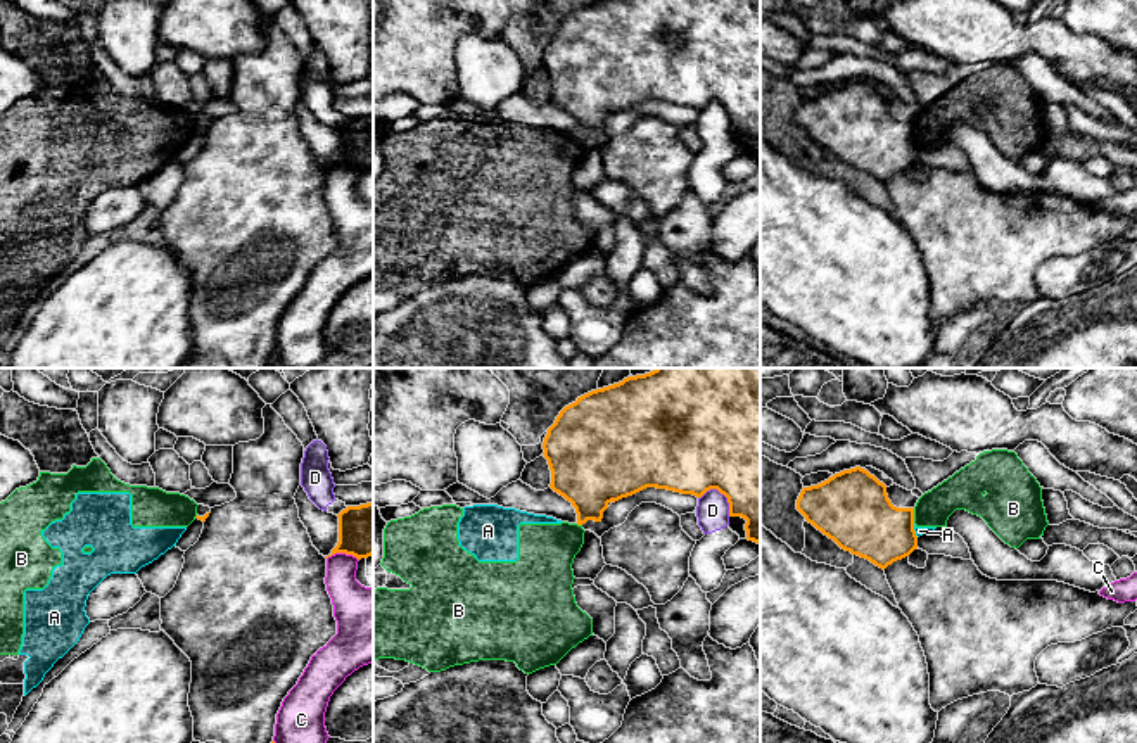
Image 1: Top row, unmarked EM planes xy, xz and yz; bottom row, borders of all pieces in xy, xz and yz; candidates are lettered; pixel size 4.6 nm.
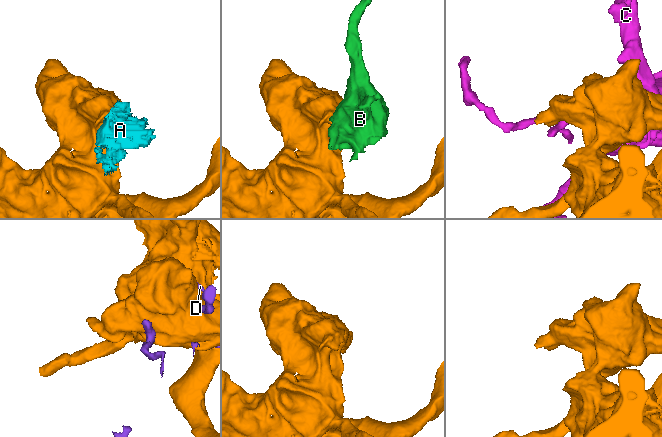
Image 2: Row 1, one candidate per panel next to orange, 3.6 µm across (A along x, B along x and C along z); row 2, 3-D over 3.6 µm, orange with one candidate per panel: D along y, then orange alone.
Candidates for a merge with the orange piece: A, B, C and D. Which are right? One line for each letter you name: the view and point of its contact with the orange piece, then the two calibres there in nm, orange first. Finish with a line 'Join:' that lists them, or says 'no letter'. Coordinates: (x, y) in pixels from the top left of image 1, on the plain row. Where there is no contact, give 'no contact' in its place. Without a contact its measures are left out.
Join: no letter

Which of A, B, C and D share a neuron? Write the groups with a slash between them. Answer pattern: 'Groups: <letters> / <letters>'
Groups: A B / C / D

